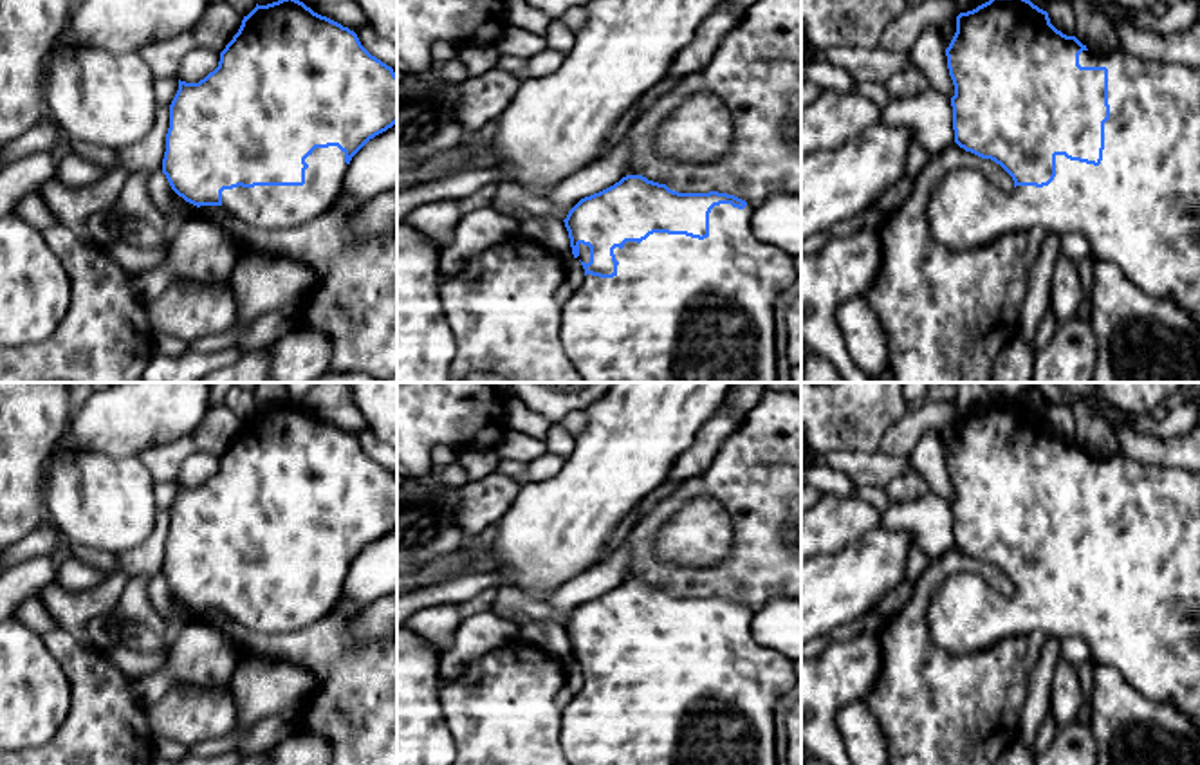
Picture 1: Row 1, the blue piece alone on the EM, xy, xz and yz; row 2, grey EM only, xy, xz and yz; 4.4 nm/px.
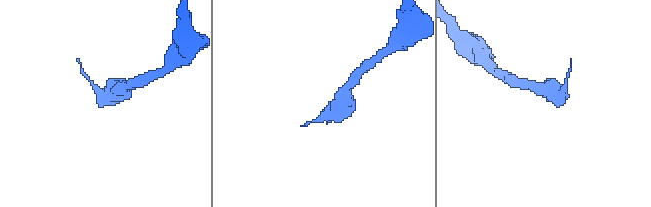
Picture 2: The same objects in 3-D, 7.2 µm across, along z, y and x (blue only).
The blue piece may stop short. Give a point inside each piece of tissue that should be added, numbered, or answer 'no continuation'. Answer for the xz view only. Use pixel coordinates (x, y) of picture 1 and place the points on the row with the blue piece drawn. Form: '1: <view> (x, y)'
1: xz (681, 309)

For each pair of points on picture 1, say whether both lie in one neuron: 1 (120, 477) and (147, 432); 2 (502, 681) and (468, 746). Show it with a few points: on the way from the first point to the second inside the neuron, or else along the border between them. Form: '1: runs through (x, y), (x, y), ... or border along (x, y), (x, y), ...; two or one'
1: border along (91, 451), (136, 457); two
2: runs through (502, 697), (502, 711), (484, 729); one

